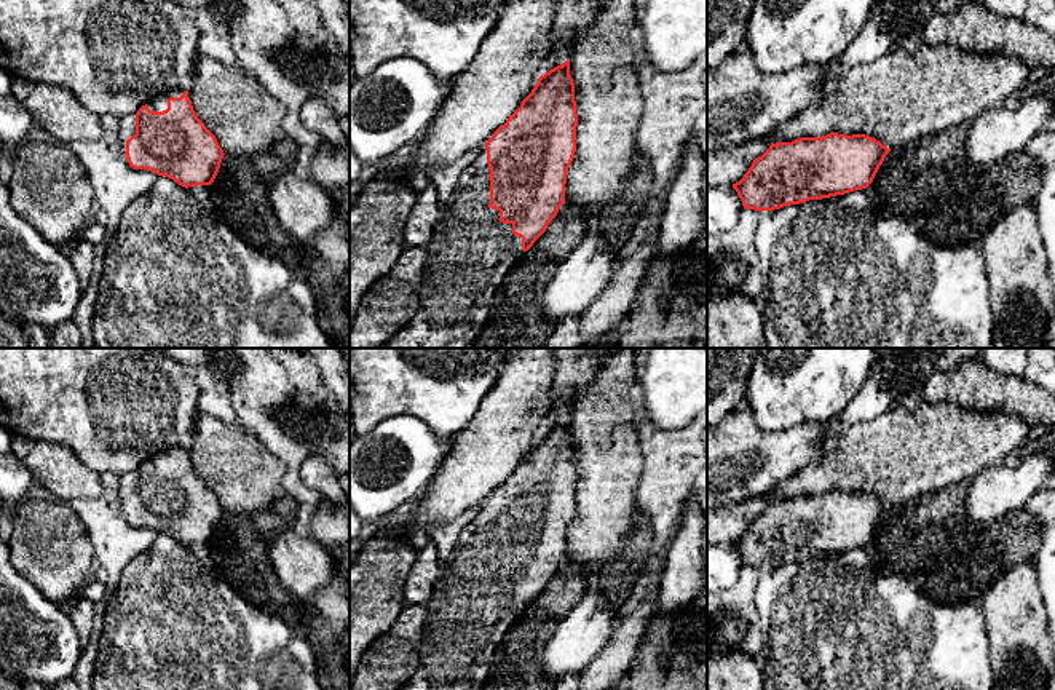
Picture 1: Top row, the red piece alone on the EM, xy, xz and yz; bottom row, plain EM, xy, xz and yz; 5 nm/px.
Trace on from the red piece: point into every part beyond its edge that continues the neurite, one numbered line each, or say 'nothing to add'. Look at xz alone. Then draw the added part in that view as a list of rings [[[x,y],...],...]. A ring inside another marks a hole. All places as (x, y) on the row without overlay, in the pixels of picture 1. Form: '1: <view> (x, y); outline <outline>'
1: xz (471, 610); outline [[[485,502],[477,518],[461,533],[434,583],[428,602],[428,618],[418,650],[418,668],[399,690],[468,690],[474,682],[484,684],[490,661],[508,631],[524,613],[522,596],[512,591],[512,581],[500,578],[492,567],[490,525]]]

